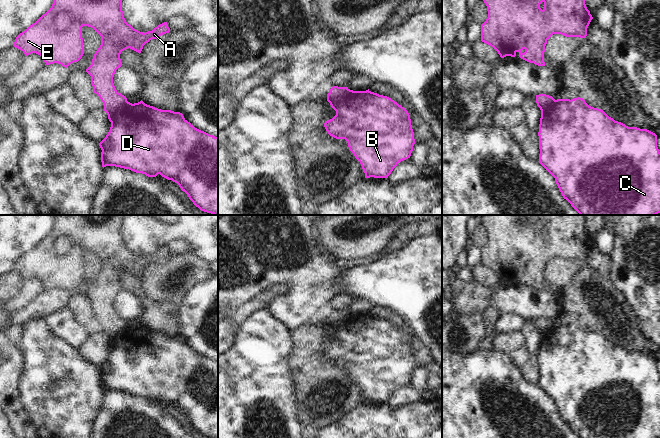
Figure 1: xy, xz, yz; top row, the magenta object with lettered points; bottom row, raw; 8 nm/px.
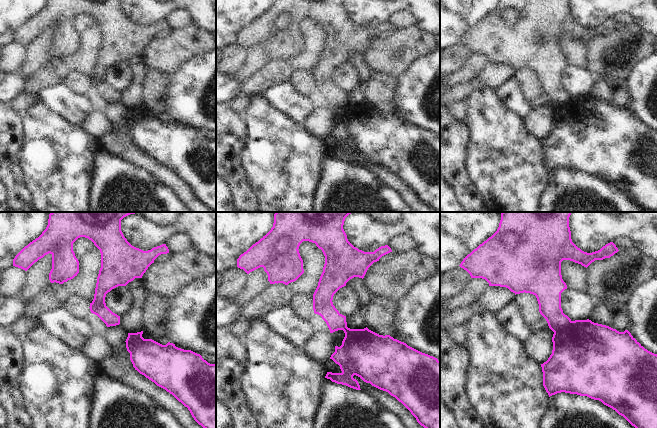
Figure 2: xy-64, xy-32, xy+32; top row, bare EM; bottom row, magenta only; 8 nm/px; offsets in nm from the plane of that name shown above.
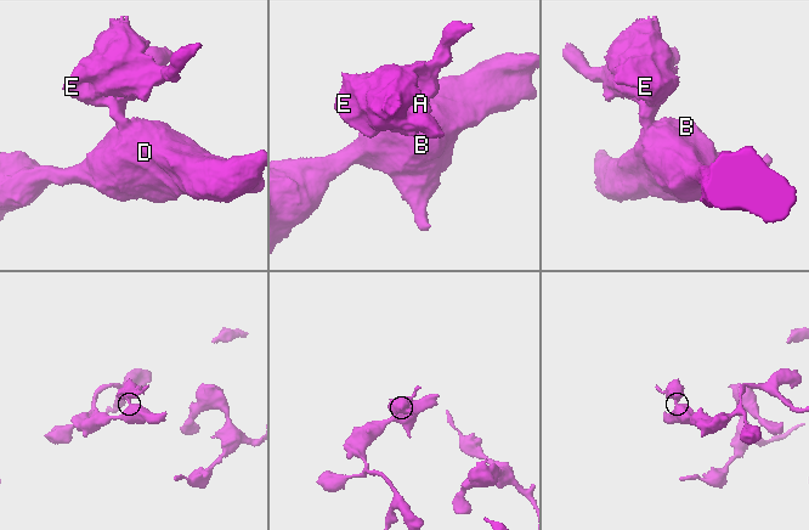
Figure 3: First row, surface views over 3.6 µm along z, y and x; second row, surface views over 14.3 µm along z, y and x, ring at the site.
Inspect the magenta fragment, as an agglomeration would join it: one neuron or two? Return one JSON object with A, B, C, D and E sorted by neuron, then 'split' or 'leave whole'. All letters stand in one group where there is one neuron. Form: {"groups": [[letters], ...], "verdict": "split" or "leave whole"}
{"groups": [["A", "E"], ["B", "C", "D"]], "verdict": "split"}

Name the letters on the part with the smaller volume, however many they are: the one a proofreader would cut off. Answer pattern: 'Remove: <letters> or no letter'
Remove: A, E

